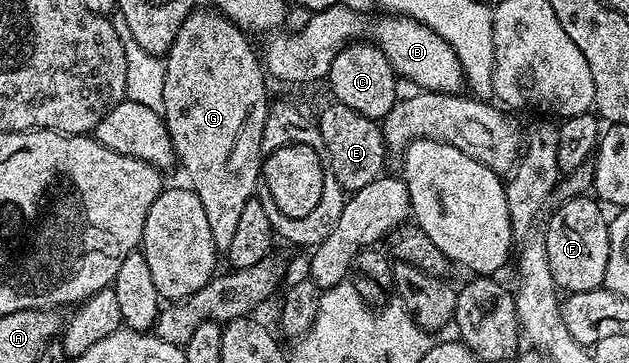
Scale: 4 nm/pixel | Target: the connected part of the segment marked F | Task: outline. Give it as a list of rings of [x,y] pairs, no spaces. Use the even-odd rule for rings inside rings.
[[[581,195],[559,202],[548,221],[548,230],[542,233],[550,275],[554,275],[557,290],[565,294],[585,293],[604,284],[606,259],[610,259],[610,221],[607,216],[604,218],[601,202],[589,197]]]

